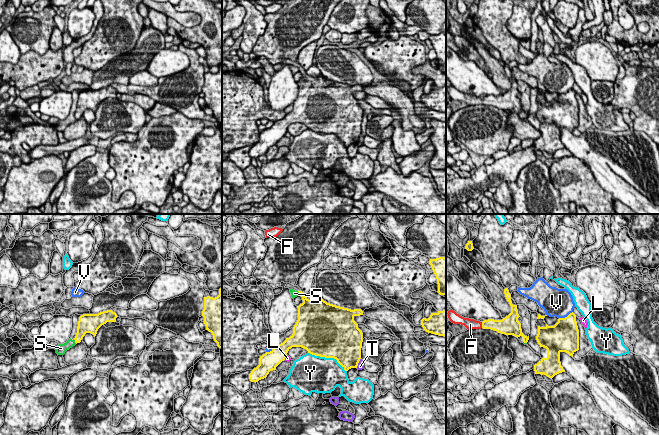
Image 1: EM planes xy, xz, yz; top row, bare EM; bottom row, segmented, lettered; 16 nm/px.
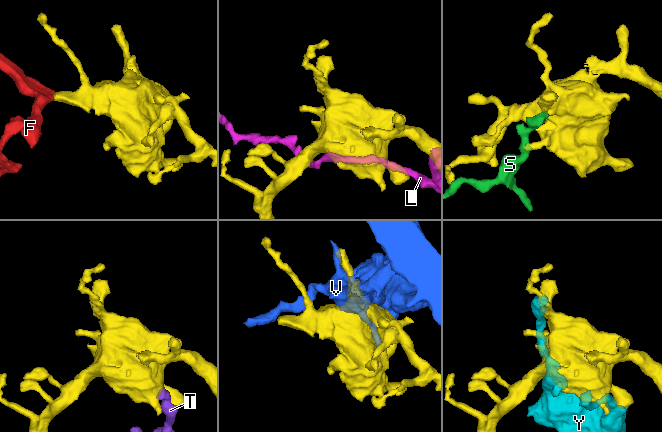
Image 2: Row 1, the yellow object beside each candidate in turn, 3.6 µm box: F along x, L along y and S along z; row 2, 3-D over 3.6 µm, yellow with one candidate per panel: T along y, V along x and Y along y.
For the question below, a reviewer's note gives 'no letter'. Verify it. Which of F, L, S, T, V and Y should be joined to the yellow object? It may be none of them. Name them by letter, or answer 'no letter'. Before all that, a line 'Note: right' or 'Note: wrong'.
Note: wrong
F

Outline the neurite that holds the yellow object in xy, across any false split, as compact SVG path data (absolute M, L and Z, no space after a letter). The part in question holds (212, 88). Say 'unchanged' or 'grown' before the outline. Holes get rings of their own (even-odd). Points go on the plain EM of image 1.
unchanged | M222 63L217 73L204 73L202 92L206 106L212 109L217 122L222 124Z

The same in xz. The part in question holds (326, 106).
unchanged | M298 68L303 79L297 82L298 96L293 110L260 132L259 141L249 150L251 158L256 159L276 146L292 123L302 123L315 132L334 134L345 147L357 144L363 109L354 93L363 91L363 87L336 82L322 74L315 78L309 76L304 68Z

